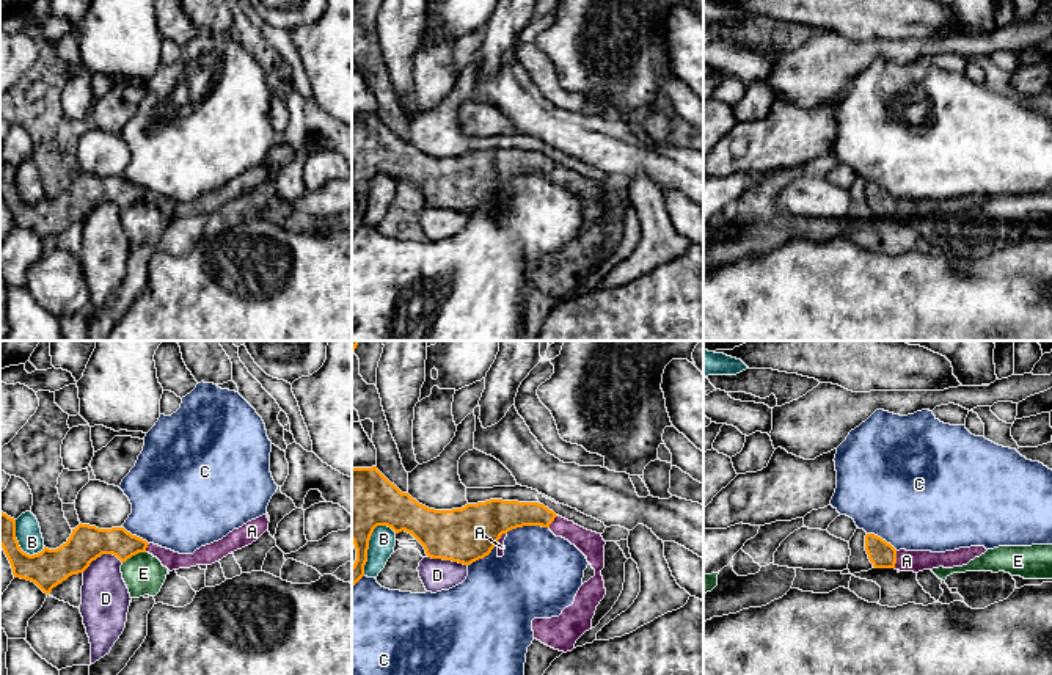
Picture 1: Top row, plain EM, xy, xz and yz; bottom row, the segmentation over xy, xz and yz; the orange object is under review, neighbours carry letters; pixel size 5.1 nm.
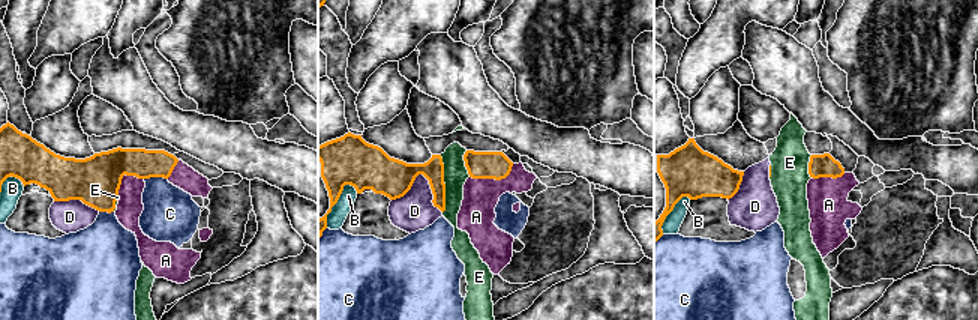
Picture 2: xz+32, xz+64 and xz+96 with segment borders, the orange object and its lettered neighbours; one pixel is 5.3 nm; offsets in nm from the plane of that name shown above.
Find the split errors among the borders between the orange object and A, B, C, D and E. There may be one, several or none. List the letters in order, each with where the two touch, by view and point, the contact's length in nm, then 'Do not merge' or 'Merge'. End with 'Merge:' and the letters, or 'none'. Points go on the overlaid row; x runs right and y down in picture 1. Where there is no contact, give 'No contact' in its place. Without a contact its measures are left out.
A: Touches orange at yz (895, 559). Shared border 90 nm. Merge
B: Touches orange at xz (368, 545). Shared border 300 nm. Do not merge
C: Touches orange at xz (526, 525). Shared border 220 nm. Do not merge
D: Touches orange at xy (101, 554). Shared border 220 nm. Do not merge
E: Touches orange at xy (134, 554). Shared border 130 nm. Do not merge
Merge: A

